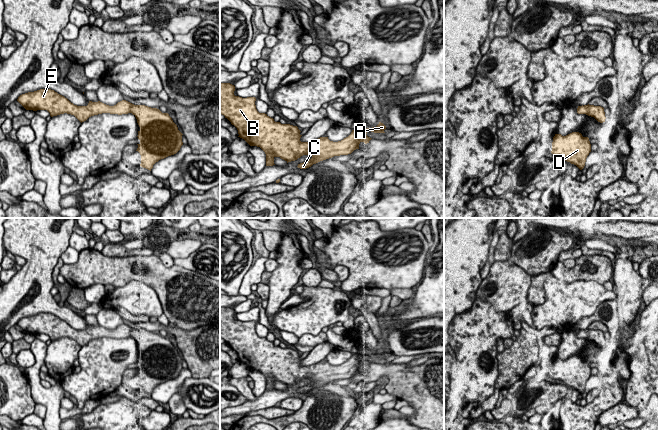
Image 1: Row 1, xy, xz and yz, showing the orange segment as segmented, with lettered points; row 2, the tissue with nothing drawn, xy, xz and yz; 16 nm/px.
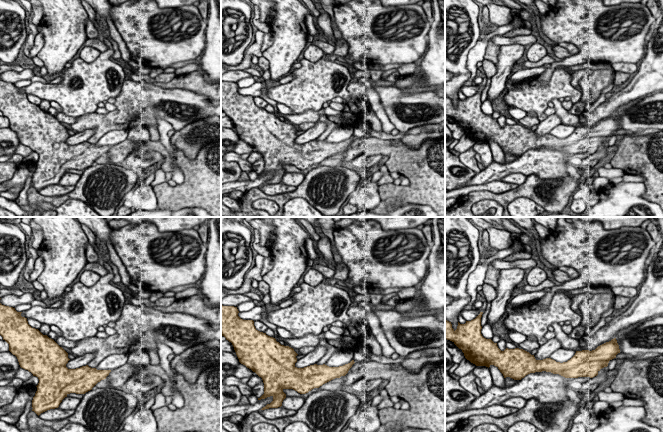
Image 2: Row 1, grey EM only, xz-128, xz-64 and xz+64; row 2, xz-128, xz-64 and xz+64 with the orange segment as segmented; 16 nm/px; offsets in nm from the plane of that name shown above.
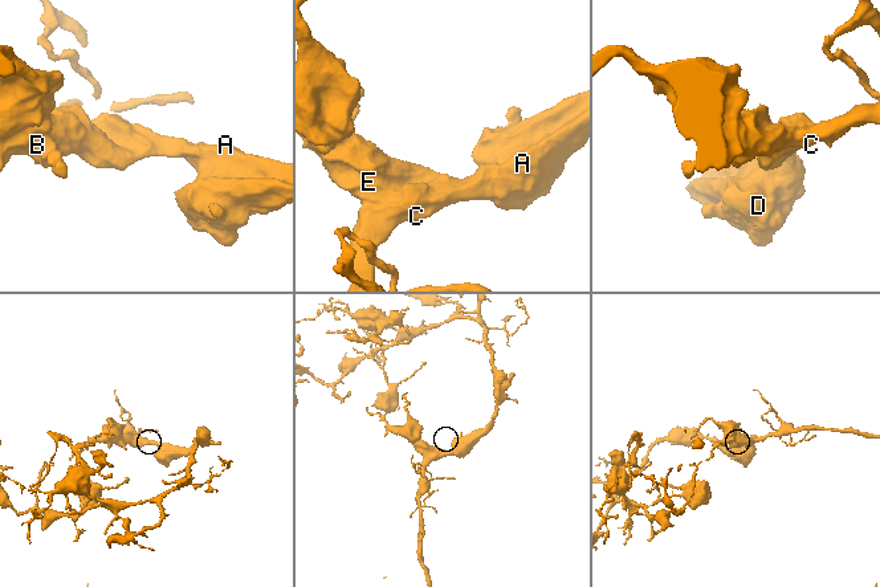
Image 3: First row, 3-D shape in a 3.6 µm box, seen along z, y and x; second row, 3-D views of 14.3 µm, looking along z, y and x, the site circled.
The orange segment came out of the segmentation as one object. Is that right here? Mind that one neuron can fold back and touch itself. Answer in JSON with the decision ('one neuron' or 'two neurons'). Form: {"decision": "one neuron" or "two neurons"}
{"decision": "one neuron"}

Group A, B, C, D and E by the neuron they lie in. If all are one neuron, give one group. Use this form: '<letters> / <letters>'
A B C D E

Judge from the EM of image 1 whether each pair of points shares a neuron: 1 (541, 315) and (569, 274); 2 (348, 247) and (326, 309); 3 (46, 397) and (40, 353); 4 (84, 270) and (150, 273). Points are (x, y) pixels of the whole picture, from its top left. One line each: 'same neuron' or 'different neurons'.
1: different neurons
2: different neurons
3: same neuron
4: same neuron

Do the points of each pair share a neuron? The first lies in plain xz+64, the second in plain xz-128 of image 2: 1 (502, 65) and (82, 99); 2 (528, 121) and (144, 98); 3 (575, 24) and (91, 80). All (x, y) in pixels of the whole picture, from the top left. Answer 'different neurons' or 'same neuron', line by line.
1: different neurons
2: same neuron
3: different neurons

